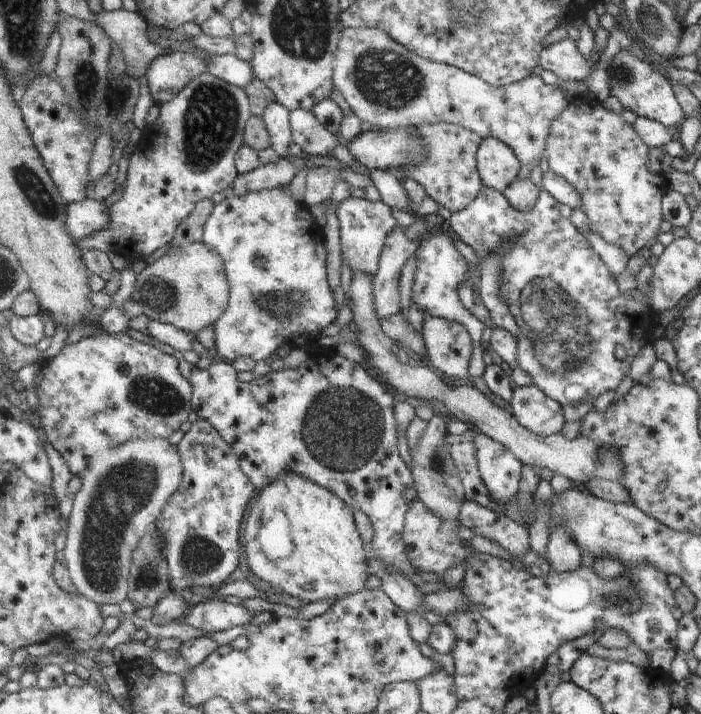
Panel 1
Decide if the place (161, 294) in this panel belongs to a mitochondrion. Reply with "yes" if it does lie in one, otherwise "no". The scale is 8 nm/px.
yes

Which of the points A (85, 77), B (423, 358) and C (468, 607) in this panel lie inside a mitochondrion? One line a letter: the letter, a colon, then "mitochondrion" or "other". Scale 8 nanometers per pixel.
A: mitochondrion
B: other
C: other

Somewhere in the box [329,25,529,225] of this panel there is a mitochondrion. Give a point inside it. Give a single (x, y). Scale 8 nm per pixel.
(386, 78)

